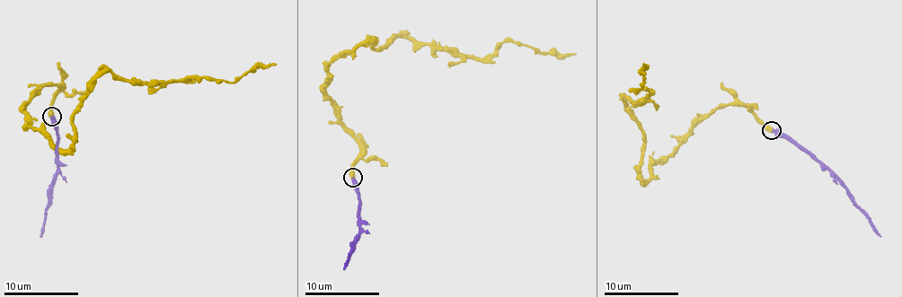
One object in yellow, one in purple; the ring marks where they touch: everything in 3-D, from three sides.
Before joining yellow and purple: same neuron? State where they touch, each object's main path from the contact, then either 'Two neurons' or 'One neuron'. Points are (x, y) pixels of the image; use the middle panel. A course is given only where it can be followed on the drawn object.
Place: (353, 177). Course of yellow: (352, 177), (358, 138), (326, 78), (341, 53), (397, 35), (477, 58), (505, 41), (576, 53). Course of purple: (352, 179), (358, 194), (358, 231), (355, 250), (349, 255), (344, 270). One neuron

